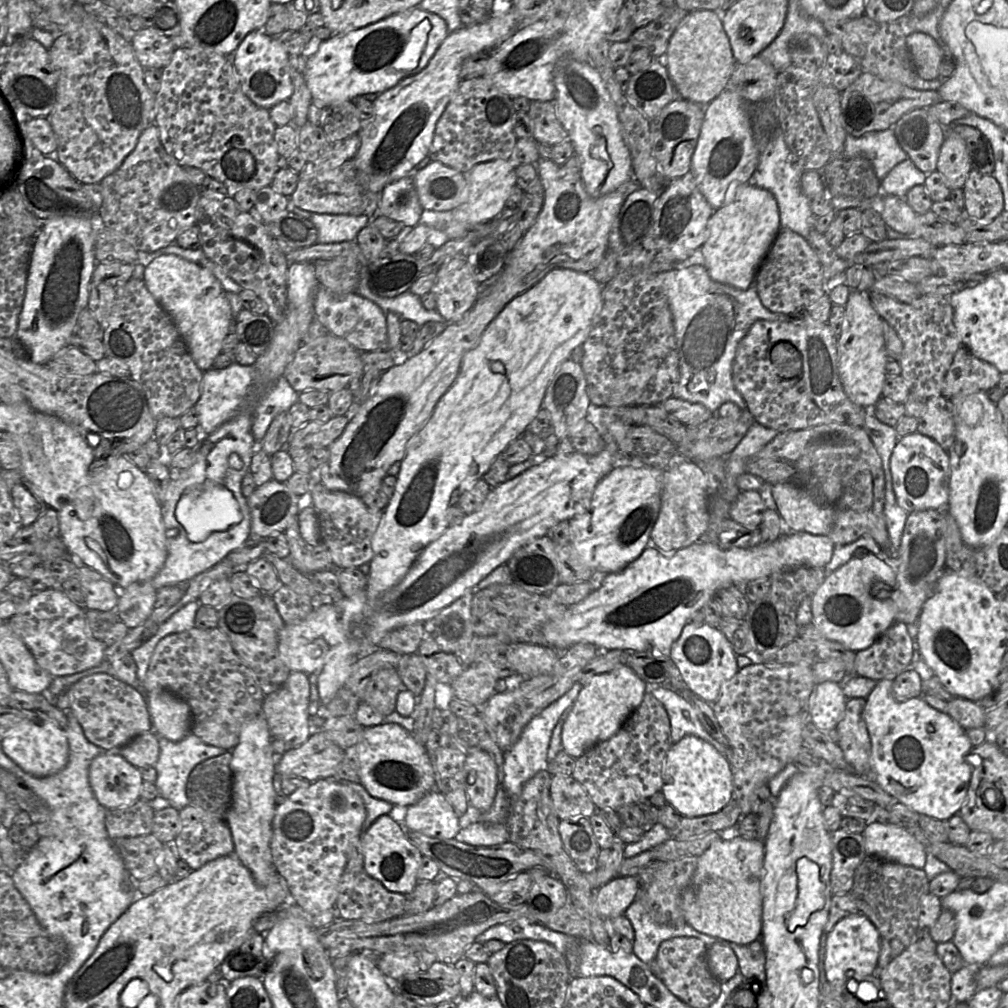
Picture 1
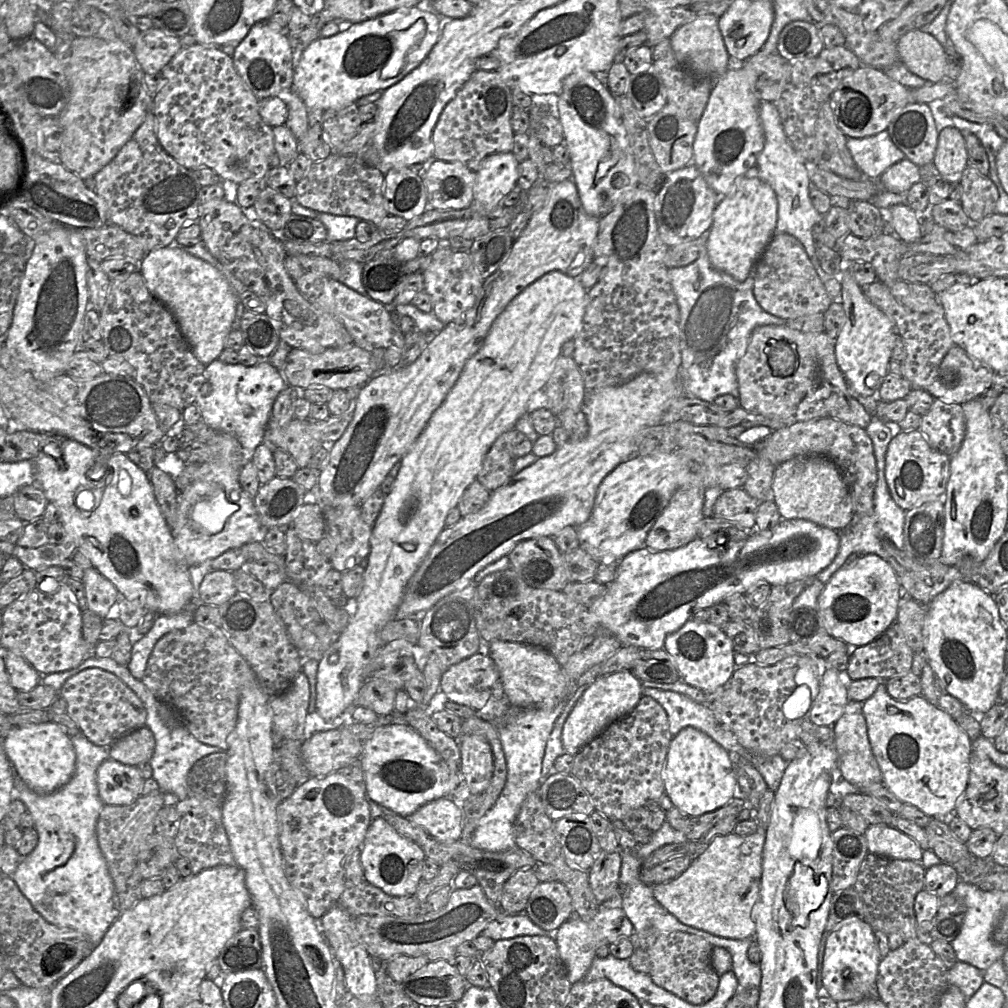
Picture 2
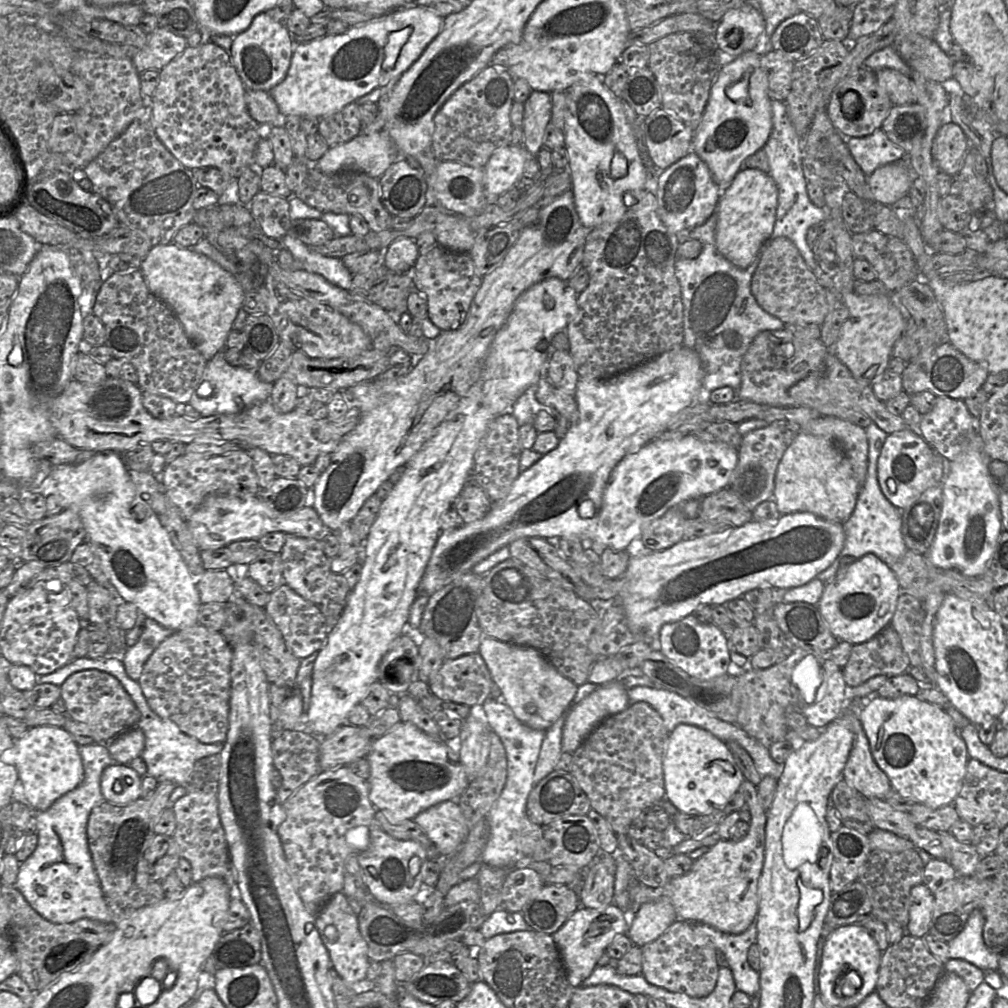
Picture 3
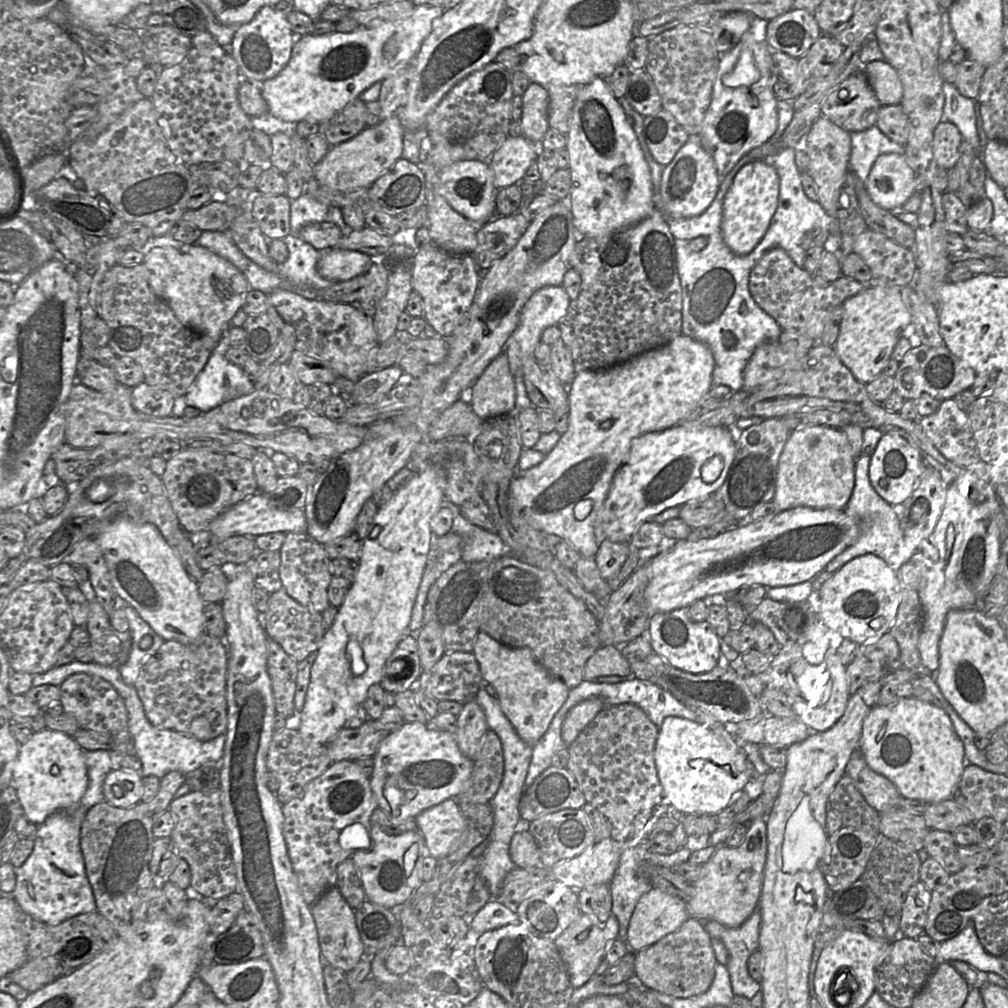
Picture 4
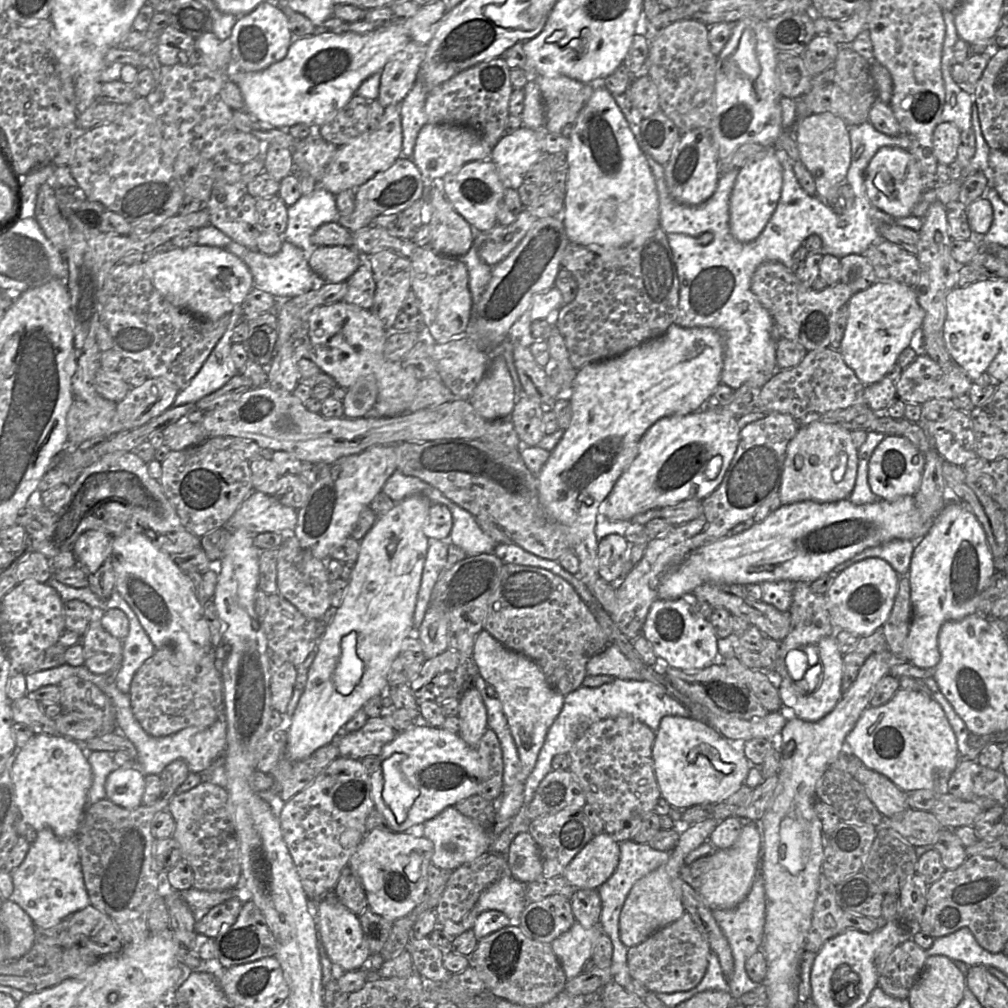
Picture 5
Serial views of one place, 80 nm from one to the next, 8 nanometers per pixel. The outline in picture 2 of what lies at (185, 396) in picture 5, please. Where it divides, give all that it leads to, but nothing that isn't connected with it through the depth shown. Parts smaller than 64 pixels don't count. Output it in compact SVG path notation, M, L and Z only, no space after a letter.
M217 358L205 366L203 374L206 382L211 385L211 391L208 395L199 391L194 402L202 422L215 432L234 435L244 450L252 453L264 441L276 397L290 387L282 371L276 369L268 360L262 360L254 366L244 366L240 363L225 364Z

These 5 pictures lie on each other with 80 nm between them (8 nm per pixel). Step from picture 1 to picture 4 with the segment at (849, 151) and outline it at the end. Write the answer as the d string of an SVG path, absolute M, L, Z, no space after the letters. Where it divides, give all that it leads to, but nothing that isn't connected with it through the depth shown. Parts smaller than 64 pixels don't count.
M876 126L863 131L850 132L851 153L849 167L865 183L870 170L881 154L905 154L905 145L889 139Z

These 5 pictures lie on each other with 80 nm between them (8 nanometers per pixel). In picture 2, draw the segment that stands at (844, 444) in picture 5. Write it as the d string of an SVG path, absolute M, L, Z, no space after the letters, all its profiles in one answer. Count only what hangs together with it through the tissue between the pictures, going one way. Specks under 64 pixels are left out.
M799 456L778 465L772 481L772 492L782 520L803 519L842 531L848 527L854 515L848 484L836 464L823 456Z

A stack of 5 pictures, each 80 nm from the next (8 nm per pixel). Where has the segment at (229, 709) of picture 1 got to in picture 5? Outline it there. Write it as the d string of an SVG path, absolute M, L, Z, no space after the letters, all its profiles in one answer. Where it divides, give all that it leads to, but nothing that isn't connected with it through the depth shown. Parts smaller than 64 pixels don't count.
M165 645L155 651L155 653L147 659L143 665L138 669L138 671L135 673L130 690L128 692L128 695L130 697L130 703L132 712L141 725L141 727L144 729L144 731L153 736L153 737L165 737L170 734L174 734L182 729L191 727L191 726L197 726L202 728L210 727L215 723L215 721L218 719L221 713L224 712L224 691L223 691L223 682L220 673L215 667L215 649L218 646L212 645L214 648L212 651L209 651L206 653L199 661L194 663L186 663L184 662L184 656L177 653L175 648L172 645Z

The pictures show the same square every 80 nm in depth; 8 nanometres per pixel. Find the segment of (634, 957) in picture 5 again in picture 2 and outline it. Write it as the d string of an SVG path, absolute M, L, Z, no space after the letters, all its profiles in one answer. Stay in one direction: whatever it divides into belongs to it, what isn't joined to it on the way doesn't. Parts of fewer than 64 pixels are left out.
M683 931L666 932L646 951L650 958L649 975L653 982L694 1005L712 999L719 985L719 974L711 964L713 946L704 938Z

